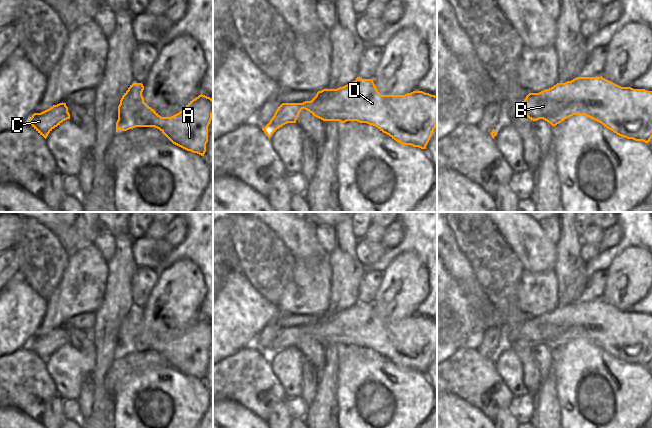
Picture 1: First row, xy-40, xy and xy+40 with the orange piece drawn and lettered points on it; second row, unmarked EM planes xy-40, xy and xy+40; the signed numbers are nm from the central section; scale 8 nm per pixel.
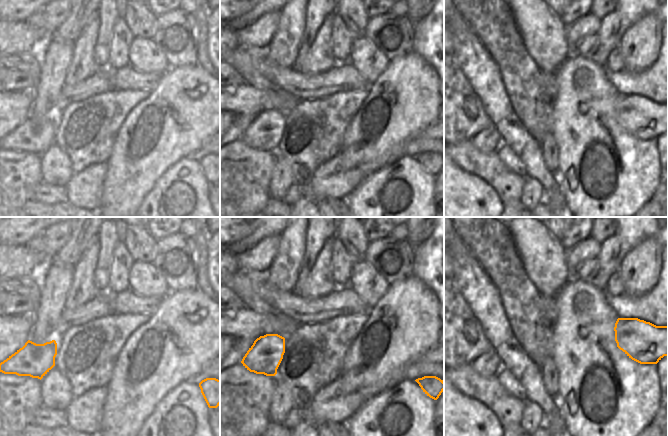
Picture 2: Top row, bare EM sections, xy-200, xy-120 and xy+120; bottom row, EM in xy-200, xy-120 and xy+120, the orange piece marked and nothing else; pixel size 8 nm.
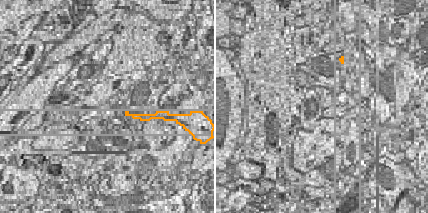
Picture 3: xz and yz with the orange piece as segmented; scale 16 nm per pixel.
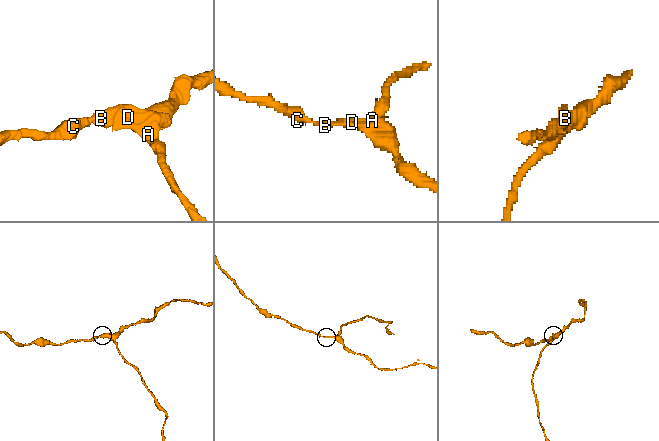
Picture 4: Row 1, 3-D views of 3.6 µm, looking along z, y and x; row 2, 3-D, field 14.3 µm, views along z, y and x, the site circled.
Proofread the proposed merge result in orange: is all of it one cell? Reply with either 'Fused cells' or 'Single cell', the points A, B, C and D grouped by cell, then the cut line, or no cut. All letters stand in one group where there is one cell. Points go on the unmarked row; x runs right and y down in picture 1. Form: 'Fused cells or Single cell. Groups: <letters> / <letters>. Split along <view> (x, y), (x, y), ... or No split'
Single cell. Groups: A B C D. No split

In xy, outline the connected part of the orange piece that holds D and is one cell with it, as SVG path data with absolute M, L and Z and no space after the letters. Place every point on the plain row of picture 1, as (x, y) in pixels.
M357 301L355 305L343 311L318 315L311 325L282 327L262 354L270 363L272 358L283 349L296 347L302 333L323 345L341 347L357 345L373 349L395 365L421 373L426 373L432 356L437 351L437 320L418 314L405 319L381 319L372 303Z

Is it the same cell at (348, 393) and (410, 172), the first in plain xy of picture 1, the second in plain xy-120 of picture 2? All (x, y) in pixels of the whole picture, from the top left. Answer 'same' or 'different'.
same

